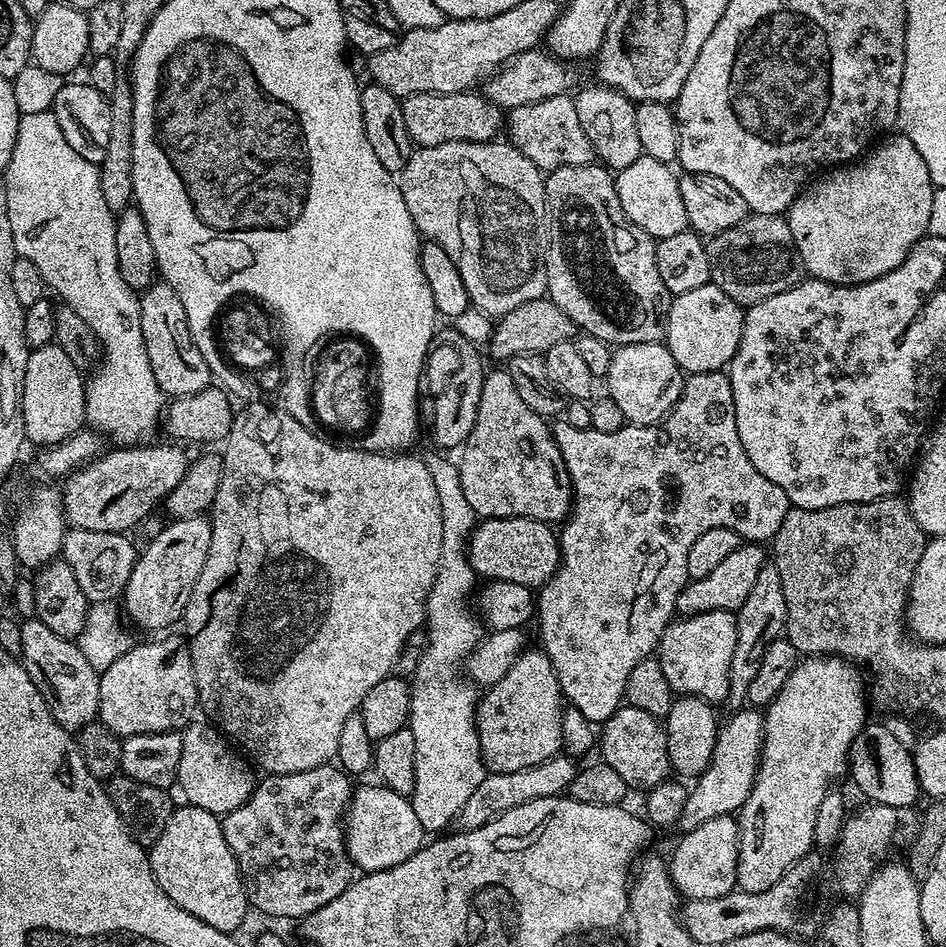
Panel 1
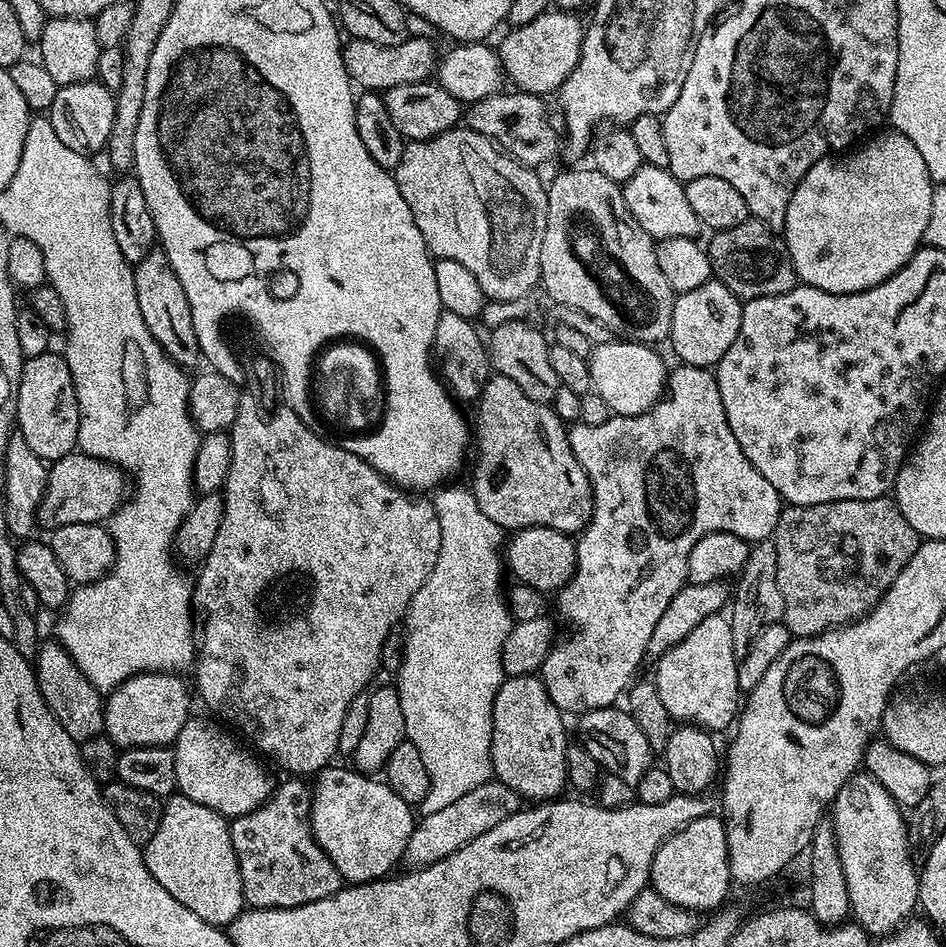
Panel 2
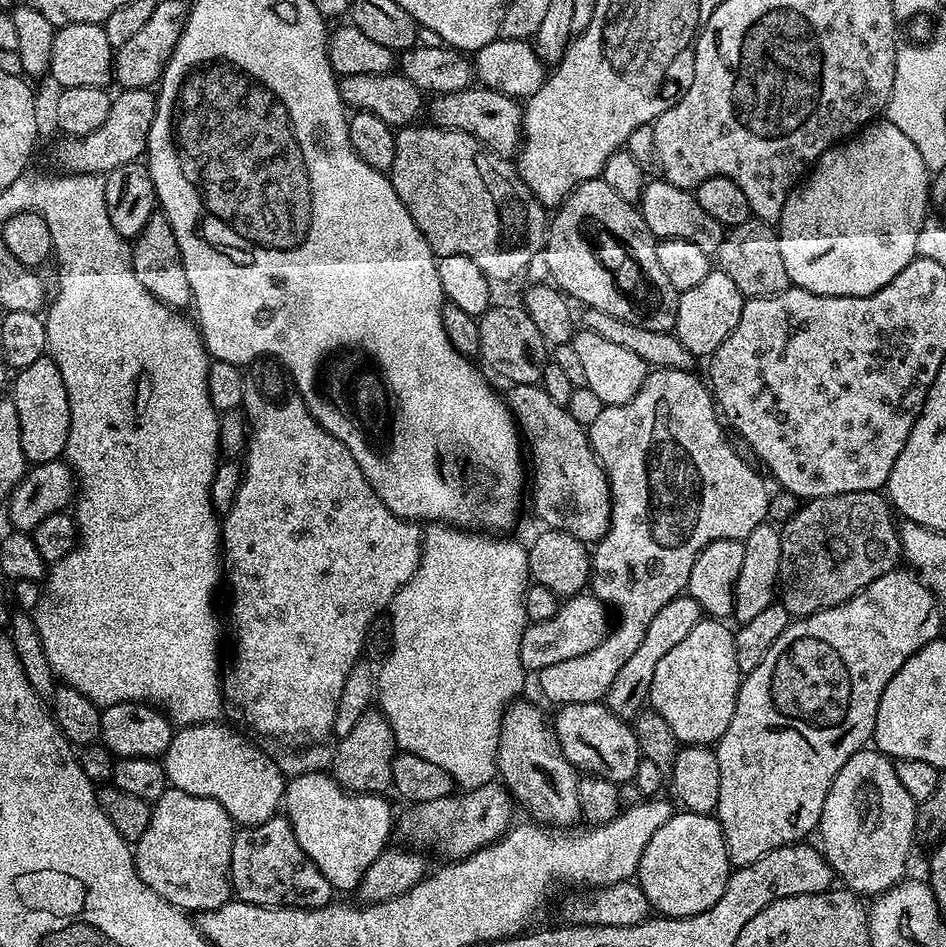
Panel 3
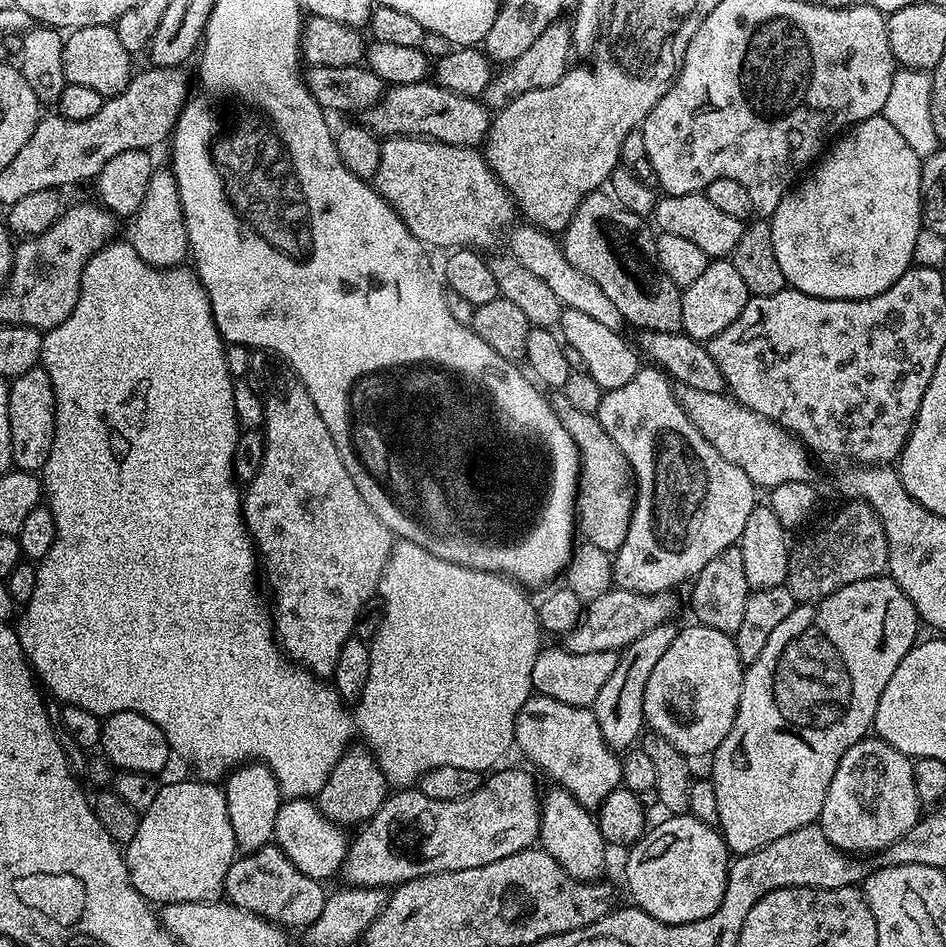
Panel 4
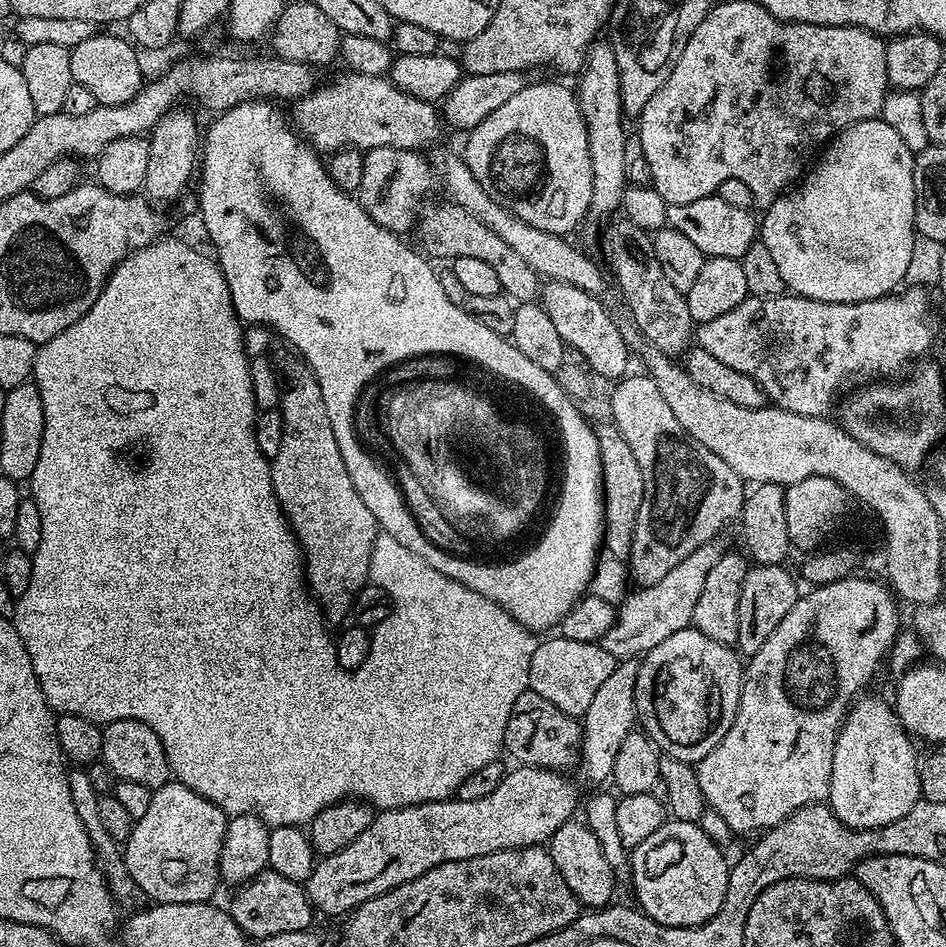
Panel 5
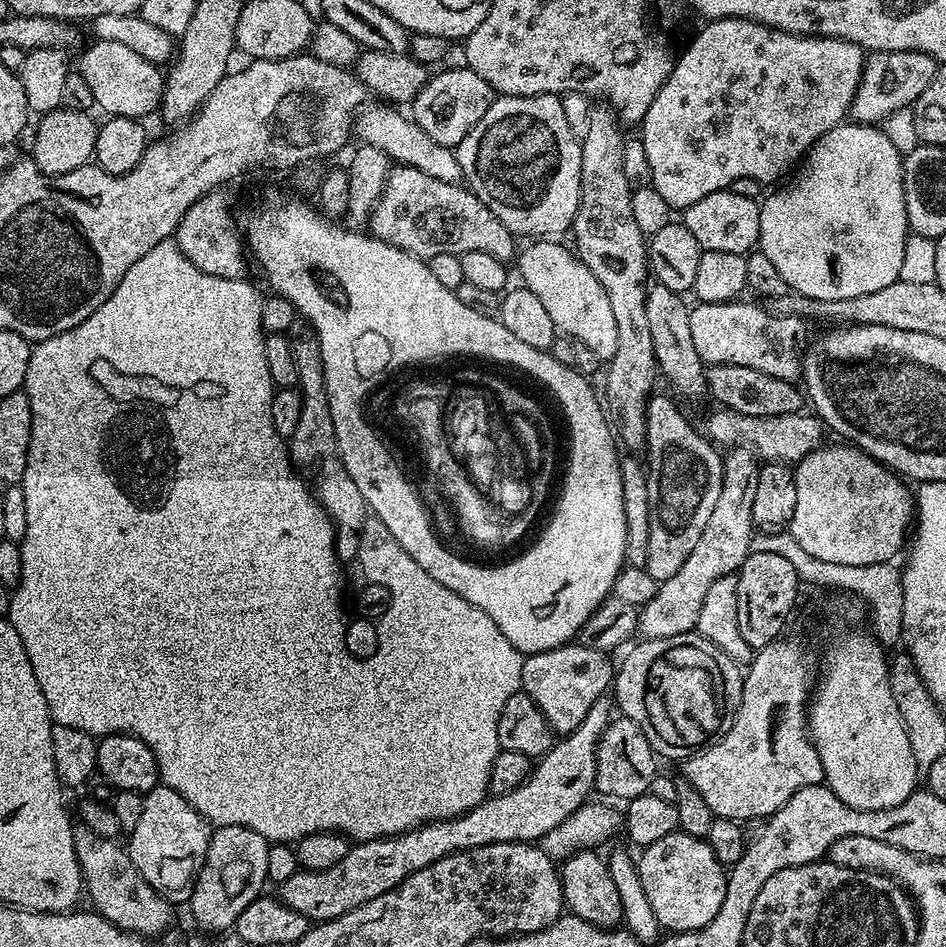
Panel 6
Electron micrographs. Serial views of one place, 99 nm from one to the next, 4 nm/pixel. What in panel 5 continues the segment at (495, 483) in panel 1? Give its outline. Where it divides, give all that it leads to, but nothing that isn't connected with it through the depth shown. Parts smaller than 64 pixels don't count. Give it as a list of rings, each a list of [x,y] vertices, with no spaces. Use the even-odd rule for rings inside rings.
[[[611,422],[595,425],[600,451],[600,465],[604,480],[604,538],[602,548],[605,553],[619,560],[627,561],[634,546],[634,526],[638,522],[638,510],[642,510],[644,483],[642,470],[638,467],[638,458],[630,450],[626,438]]]

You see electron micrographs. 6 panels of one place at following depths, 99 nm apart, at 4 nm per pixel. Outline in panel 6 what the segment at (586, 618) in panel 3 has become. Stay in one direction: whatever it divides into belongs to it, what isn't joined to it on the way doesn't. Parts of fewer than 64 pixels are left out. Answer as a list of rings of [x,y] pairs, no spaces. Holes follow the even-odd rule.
[[[743,446],[731,449],[727,455],[723,457],[722,494],[718,494],[710,522],[706,522],[706,527],[702,529],[702,538],[698,538],[694,550],[690,550],[690,558],[678,566],[678,574],[662,581],[654,598],[639,609],[638,632],[643,639],[674,638],[674,634],[693,631],[710,586],[714,586],[718,578],[739,572],[748,556],[754,535],[752,511],[761,461],[751,448]]]

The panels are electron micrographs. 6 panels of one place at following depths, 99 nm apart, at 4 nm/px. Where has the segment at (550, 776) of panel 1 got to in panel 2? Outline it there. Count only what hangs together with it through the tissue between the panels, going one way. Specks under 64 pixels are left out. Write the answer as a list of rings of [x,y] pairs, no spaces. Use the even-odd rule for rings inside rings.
[[[490,779],[482,786],[470,790],[470,794],[462,794],[462,798],[450,802],[450,806],[443,810],[433,807],[421,820],[419,817],[410,834],[410,842],[406,842],[403,863],[408,863],[409,869],[430,866],[454,854],[454,850],[462,850],[466,842],[474,842],[474,838],[486,834],[486,830],[494,830],[498,822],[506,822],[506,818],[521,811],[521,808],[522,797],[517,792],[510,790],[510,786],[498,779]]]

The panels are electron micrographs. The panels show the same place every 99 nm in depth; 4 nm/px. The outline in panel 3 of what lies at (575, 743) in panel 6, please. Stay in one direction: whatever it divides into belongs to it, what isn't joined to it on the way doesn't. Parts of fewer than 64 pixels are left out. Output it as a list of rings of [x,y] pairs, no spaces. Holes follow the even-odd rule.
[[[687,594],[675,596],[670,602],[666,602],[666,606],[662,606],[662,610],[658,610],[658,614],[654,614],[638,650],[634,650],[633,656],[624,663],[622,670],[618,670],[618,678],[614,678],[608,691],[606,703],[614,715],[632,722],[645,711],[650,682],[654,682],[654,669],[658,662],[662,662],[662,657],[669,650],[674,650],[674,646],[678,646],[678,642],[682,642],[682,638],[686,638],[686,634],[690,634],[690,630],[694,630],[694,626],[698,626],[701,619],[698,602]],[[503,783],[483,784],[481,788],[461,791],[438,802],[422,802],[415,810],[408,810],[398,820],[398,836],[409,840],[409,845],[425,844],[426,847],[445,848],[452,860],[464,860],[482,850],[488,844],[500,839],[509,828],[513,827],[512,808],[514,801],[511,792]]]

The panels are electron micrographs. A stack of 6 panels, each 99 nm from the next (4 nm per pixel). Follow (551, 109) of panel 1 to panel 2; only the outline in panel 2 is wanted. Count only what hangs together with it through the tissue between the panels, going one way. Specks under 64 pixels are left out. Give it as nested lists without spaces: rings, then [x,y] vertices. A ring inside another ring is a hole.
[[[508,91],[495,92],[478,102],[467,105],[467,127],[491,140],[497,148],[513,156],[519,164],[525,164],[533,170],[539,169],[539,164],[554,159],[559,148],[561,151],[561,133],[557,125],[556,128],[552,125],[552,116],[548,113],[547,106],[544,105],[545,97],[536,96],[532,92]]]

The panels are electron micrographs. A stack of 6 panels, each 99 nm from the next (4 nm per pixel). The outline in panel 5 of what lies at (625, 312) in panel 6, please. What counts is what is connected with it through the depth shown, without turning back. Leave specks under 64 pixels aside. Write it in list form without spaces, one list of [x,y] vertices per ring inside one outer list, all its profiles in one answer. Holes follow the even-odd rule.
[[[604,38],[592,41],[578,79],[580,79],[580,88],[578,87],[576,92],[576,100],[580,103],[582,118],[588,127],[590,166],[592,167],[592,193],[590,194],[588,216],[604,222],[613,215],[612,211],[620,208],[620,199],[626,187],[623,156],[626,151],[626,142],[630,138],[629,133],[624,133],[626,113],[620,97],[620,75],[618,74],[616,50],[609,41],[608,44]]]

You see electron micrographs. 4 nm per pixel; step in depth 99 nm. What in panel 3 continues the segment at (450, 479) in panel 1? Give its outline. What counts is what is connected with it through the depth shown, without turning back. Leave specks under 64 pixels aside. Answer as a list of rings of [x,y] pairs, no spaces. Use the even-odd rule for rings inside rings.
[[[440,522],[433,523],[429,528],[432,529],[429,532],[427,529],[422,536],[420,564],[416,567],[416,573],[412,575],[410,582],[402,585],[392,600],[392,650],[378,668],[378,707],[394,730],[396,747],[400,752],[418,754],[418,758],[426,758],[426,762],[435,762],[437,766],[442,766],[442,770],[450,773],[453,781],[461,789],[471,790],[481,788],[483,784],[493,783],[497,779],[496,755],[500,749],[500,727],[504,721],[504,712],[509,704],[523,693],[520,691],[524,688],[526,673],[520,657],[520,643],[524,629],[530,623],[524,605],[524,596],[530,585],[528,548],[516,540],[492,544],[491,535],[472,536],[476,534],[468,530],[461,531],[461,536],[452,536],[453,529]]]

